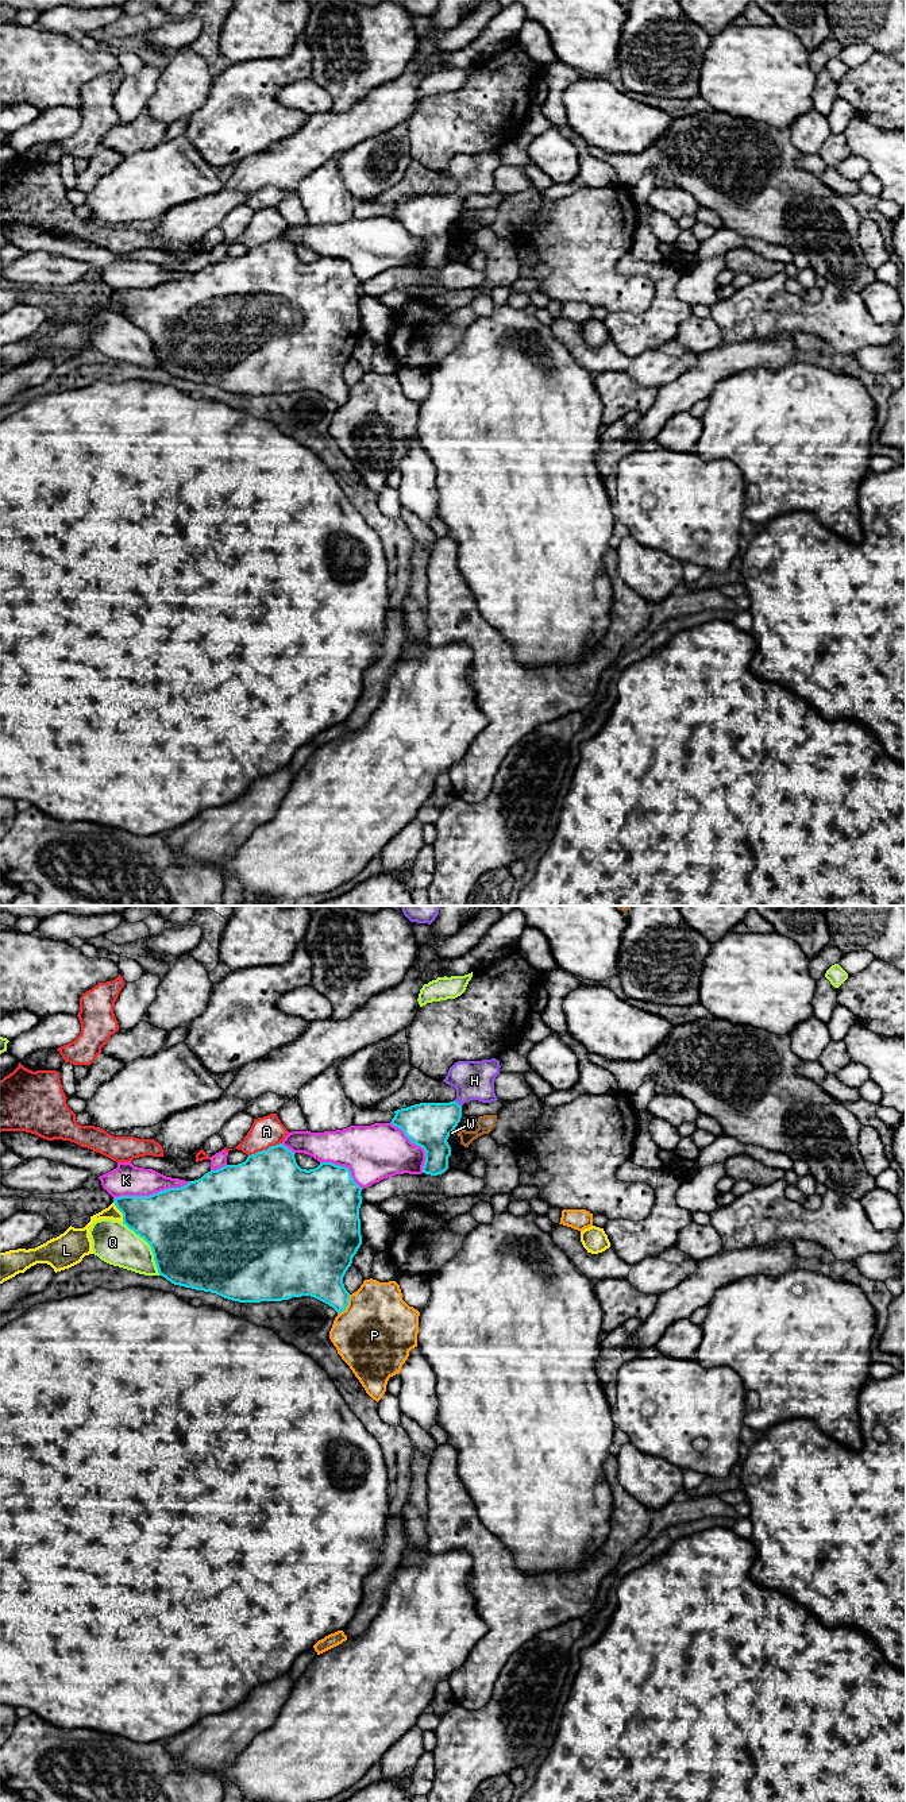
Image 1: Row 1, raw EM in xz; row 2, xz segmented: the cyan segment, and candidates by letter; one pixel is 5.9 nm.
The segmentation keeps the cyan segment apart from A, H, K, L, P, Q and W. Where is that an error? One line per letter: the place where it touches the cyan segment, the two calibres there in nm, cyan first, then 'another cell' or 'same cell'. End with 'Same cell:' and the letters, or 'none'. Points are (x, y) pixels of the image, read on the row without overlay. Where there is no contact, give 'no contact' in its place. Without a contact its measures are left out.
A: xz (265, 243) | 480/180 nm | another cell
H: xz (457, 196) | 280/240 nm | same cell
K: xz (151, 288) | 440/190 nm | another cell
L: xz (120, 304) | 320/80 nm | another cell
P: xz (347, 397) | 300/460 nm | another cell
Q: xz (150, 339) | 500/240 nm | another cell
W: xz (450, 226) | 280/20 nm | another cell
Same cell: H

